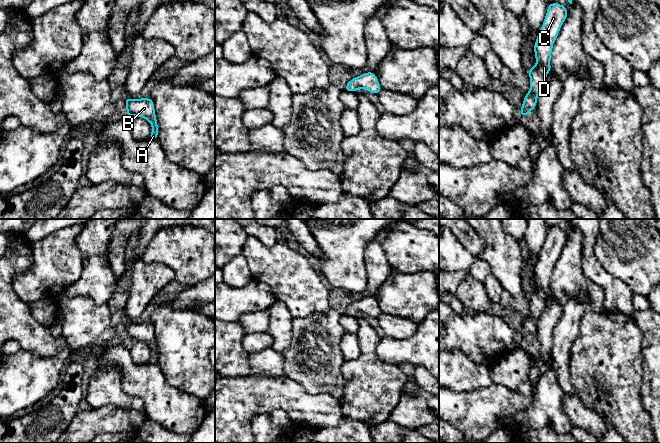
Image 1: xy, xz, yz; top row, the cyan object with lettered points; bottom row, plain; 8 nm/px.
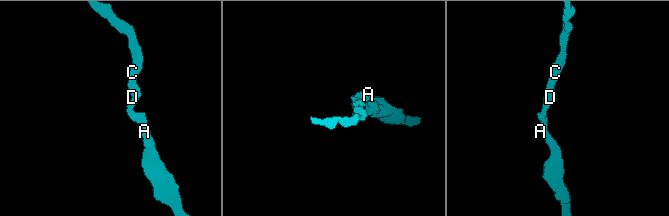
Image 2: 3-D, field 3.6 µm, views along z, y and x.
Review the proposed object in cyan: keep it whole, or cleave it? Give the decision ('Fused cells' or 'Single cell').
Single cell

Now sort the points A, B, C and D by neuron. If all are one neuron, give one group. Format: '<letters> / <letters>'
A B C D

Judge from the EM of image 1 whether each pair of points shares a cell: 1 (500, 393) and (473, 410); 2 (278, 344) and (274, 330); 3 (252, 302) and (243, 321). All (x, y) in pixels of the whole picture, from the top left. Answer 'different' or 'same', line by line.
1: same
2: same
3: different

